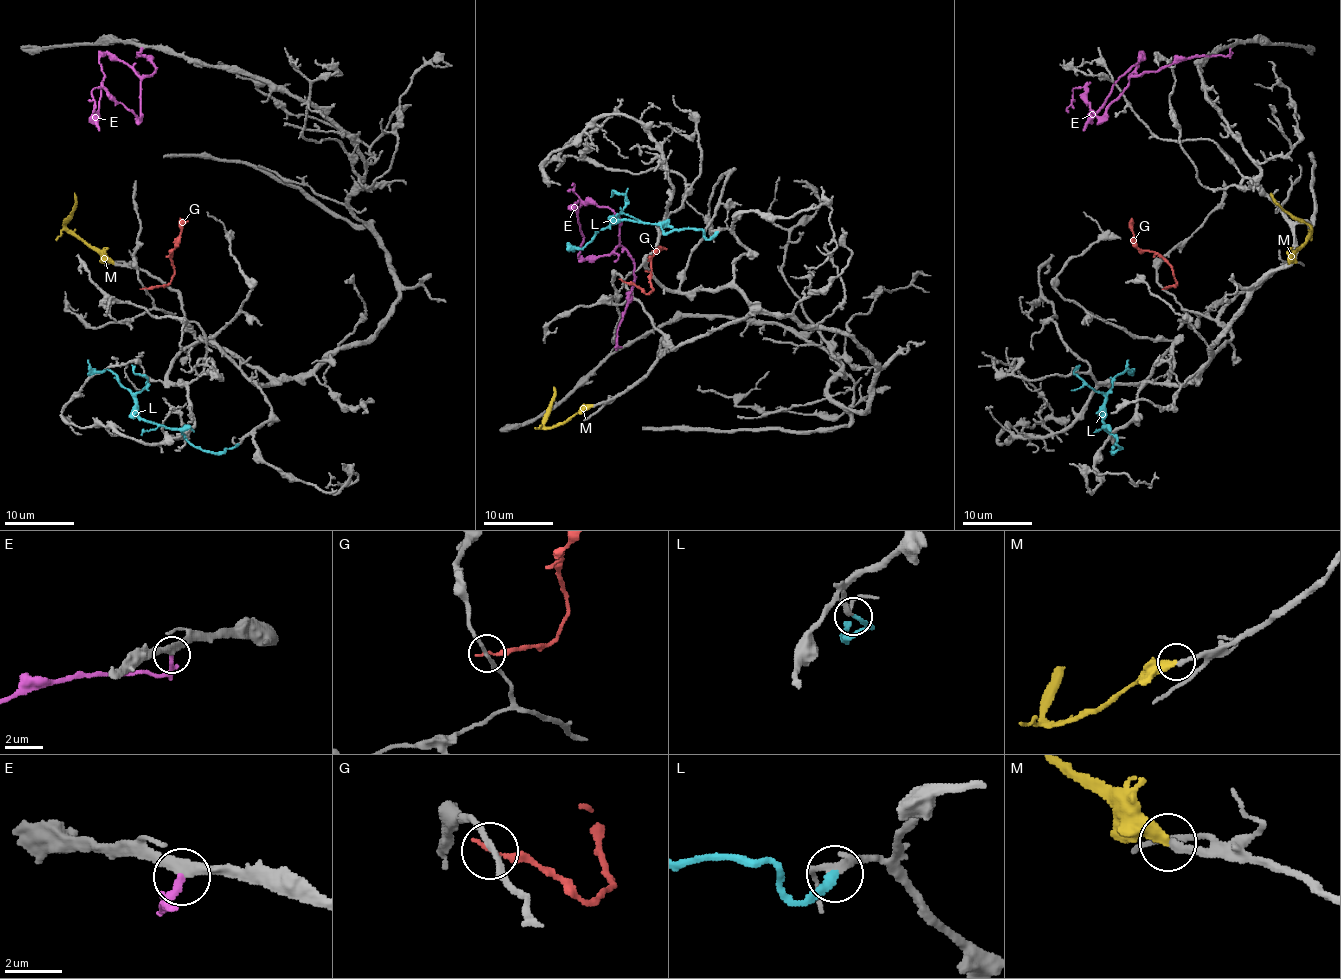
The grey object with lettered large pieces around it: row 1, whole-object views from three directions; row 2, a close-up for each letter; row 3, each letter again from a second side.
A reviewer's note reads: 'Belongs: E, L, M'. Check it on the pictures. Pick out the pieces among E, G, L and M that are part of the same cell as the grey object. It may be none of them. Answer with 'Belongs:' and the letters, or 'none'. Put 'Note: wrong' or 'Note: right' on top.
Note: right
Belongs: E, L, M

